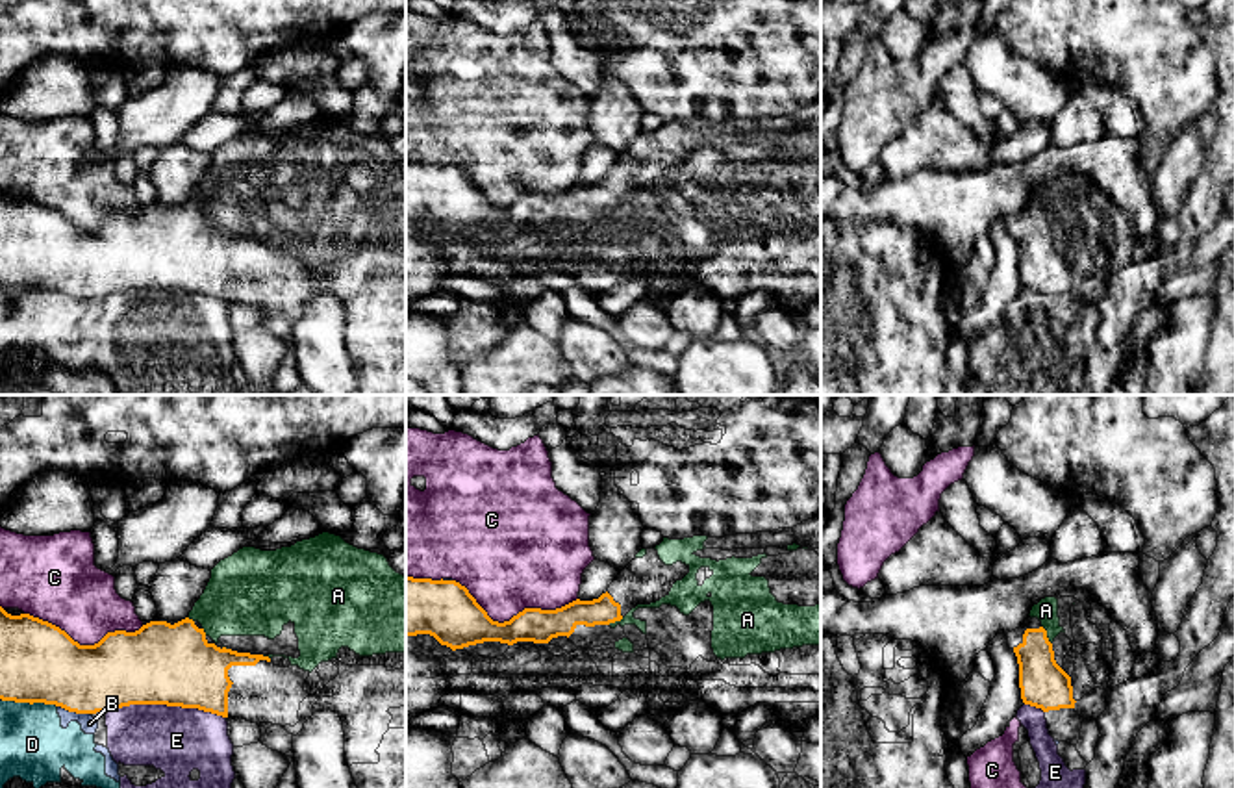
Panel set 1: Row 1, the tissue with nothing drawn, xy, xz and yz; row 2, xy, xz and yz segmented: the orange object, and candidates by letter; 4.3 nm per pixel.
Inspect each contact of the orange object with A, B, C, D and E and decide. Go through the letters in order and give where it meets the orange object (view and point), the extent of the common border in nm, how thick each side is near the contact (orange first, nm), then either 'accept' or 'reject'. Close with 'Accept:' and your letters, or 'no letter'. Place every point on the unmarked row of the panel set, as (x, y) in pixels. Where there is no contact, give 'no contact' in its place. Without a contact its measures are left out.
A: contact yz (1045, 219); length 100 nm; calibres 200 and 100 nm; accept
B: contact xy (75, 295); length 150 nm; calibres 340 and 70 nm; reject
C: contact xz (514, 201); length 550 nm; calibres 240 and 460 nm; reject
D: contact xy (30, 288); length 240 nm; calibres 340 and 300 nm; reject
E: contact xy (167, 290); length 500 nm; calibres 360 and 300 nm; reject
Accept: A

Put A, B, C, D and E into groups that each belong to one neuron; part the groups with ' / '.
A / B C D E

